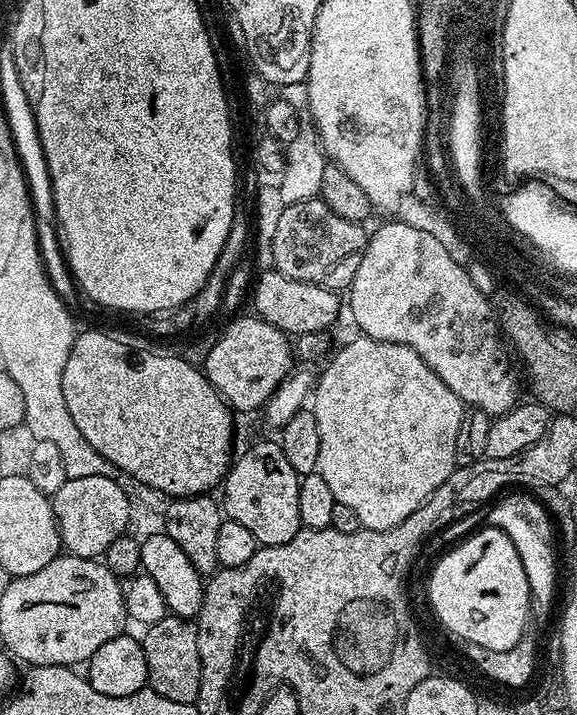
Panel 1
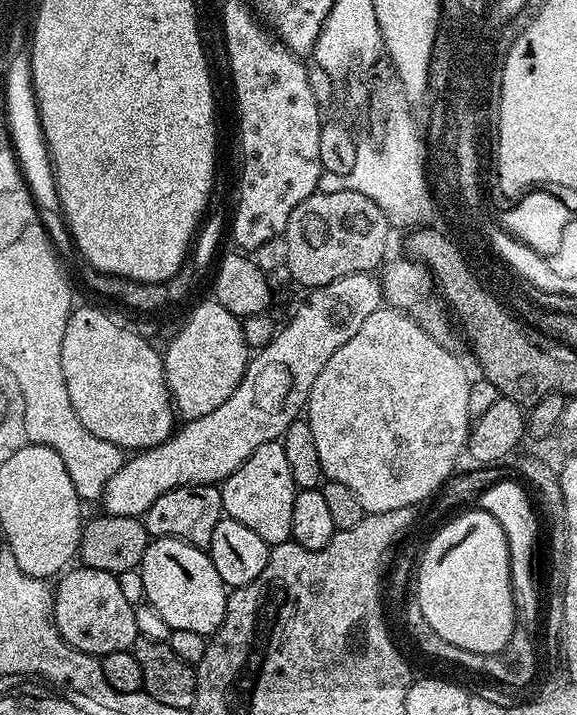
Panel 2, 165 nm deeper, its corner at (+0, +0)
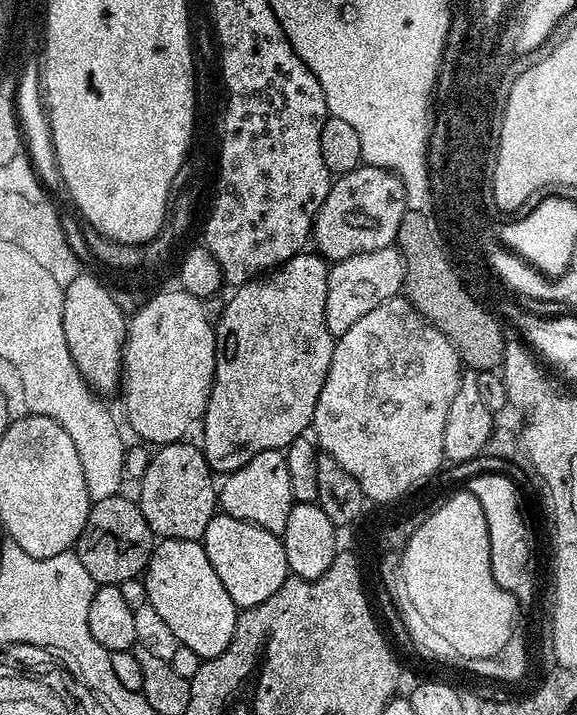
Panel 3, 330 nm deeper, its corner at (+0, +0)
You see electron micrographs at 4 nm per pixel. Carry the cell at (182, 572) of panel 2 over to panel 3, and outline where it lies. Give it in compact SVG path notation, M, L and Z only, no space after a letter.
M161 539L152 549L148 566L142 573L143 580L149 606L168 627L179 647L194 650L194 654L205 661L230 646L238 609L230 594L226 594L226 586L222 586L214 566L210 566L201 541Z

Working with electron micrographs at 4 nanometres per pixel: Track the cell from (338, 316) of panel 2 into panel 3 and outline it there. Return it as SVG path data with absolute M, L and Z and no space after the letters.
M393 246L382 250L370 250L366 254L354 254L345 260L335 261L328 269L328 281L326 282L326 326L331 330L333 337L338 338L358 322L365 314L370 314L374 306L378 306L387 300L393 300L401 295L404 286L404 256L400 249Z

